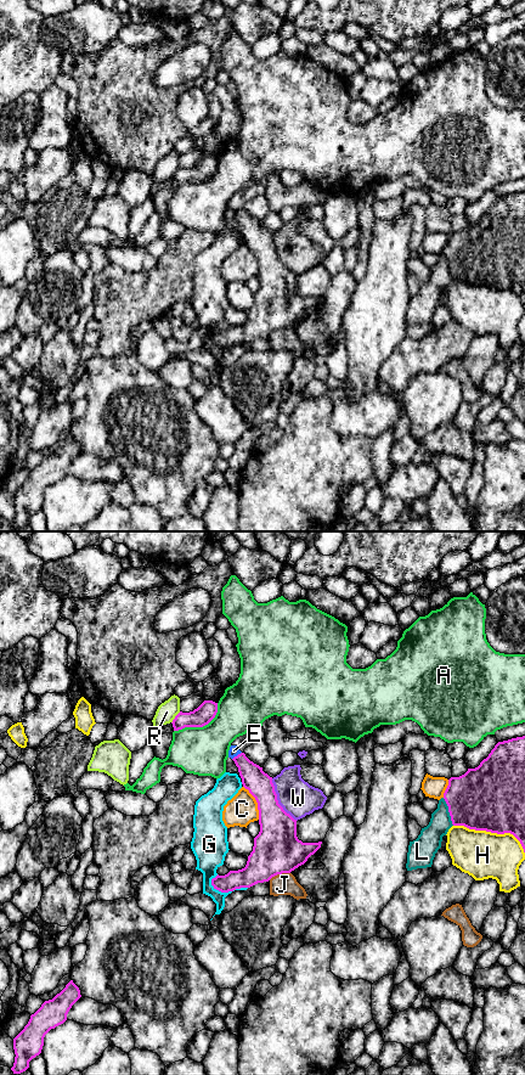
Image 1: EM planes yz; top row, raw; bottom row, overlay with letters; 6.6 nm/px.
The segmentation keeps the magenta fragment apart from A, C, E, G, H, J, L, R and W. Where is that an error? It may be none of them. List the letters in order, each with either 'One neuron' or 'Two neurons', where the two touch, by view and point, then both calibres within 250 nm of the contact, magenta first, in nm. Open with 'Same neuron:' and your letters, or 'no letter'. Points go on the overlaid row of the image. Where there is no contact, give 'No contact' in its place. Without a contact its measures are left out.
Same neuron: no letter
A: Two neurons. Touches magenta at yz (201, 726). Thickness 130 nm (magenta) against 320 nm
C: Two neurons. Touches magenta at yz (257, 801). Thickness 240 nm (magenta) against 200 nm
E: Two neurons. Touches magenta at yz (237, 755). Thickness 160 nm (magenta) against 70 nm
G: Two neurons. Touches magenta at yz (227, 891). Thickness 180 nm (magenta) against 160 nm
H: Two neurons. Touches magenta at yz (492, 832). Thickness 440 nm (magenta) against 320 nm
J: Two neurons. Touches magenta at yz (278, 873). Thickness 320 nm (magenta) against 140 nm
L: Two neurons. Touches magenta at yz (449, 811). Thickness 420 nm (magenta) against 160 nm
R: Two neurons. Touches magenta at yz (175, 718). Thickness 130 nm (magenta) against 130 nm
W: Two neurons. Touches magenta at yz (277, 800). Thickness 260 nm (magenta) against 240 nm

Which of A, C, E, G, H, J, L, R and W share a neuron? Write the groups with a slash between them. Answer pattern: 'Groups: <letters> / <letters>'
Groups: A / C / E / G / H / J / L / R / W

